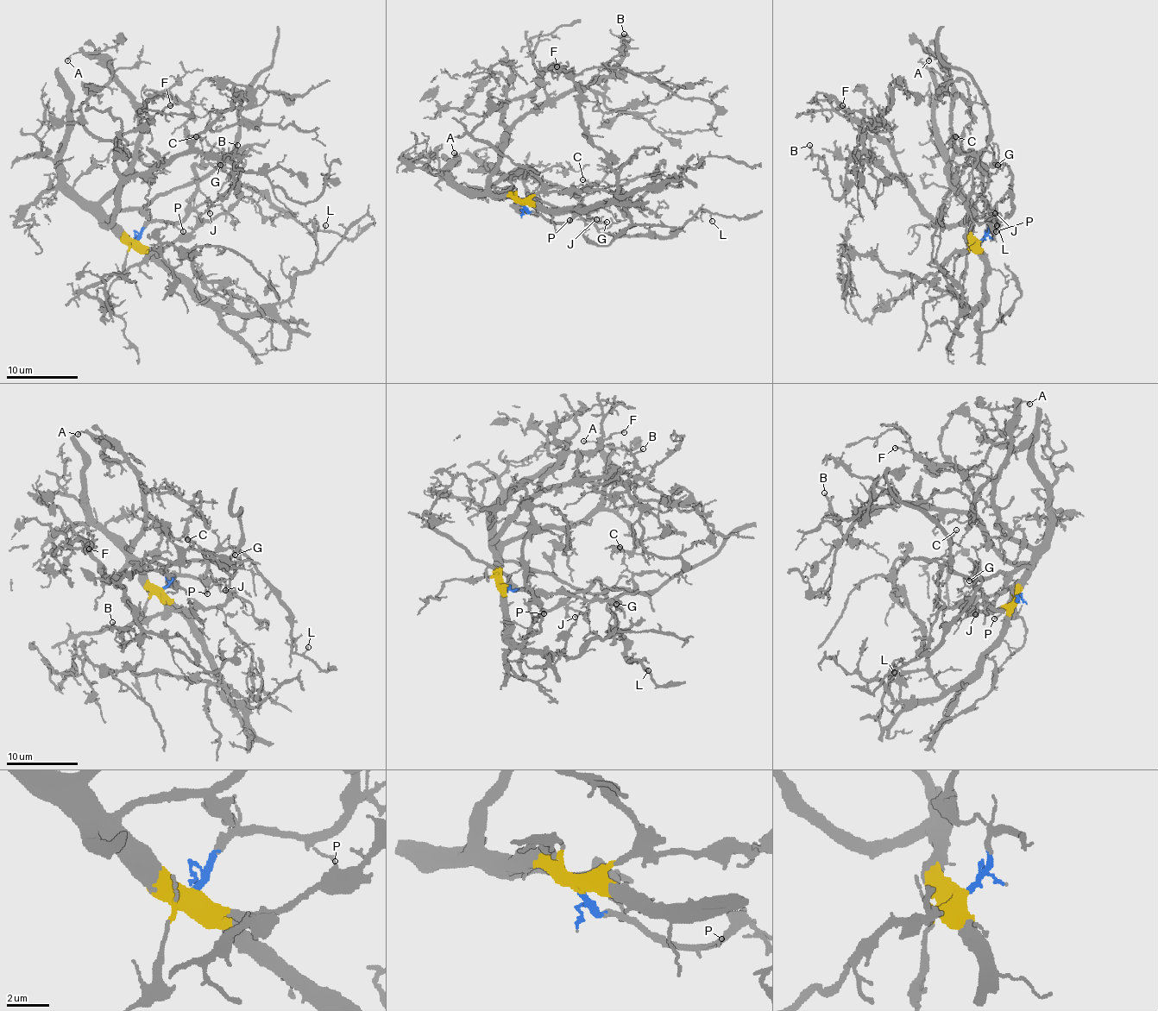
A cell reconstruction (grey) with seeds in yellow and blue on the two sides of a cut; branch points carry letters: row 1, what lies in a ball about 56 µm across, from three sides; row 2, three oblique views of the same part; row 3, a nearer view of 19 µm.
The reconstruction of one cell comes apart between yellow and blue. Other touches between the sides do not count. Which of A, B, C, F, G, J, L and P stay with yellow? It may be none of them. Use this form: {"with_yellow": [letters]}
{"with_yellow": ["A", "B", "C", "F"]}

